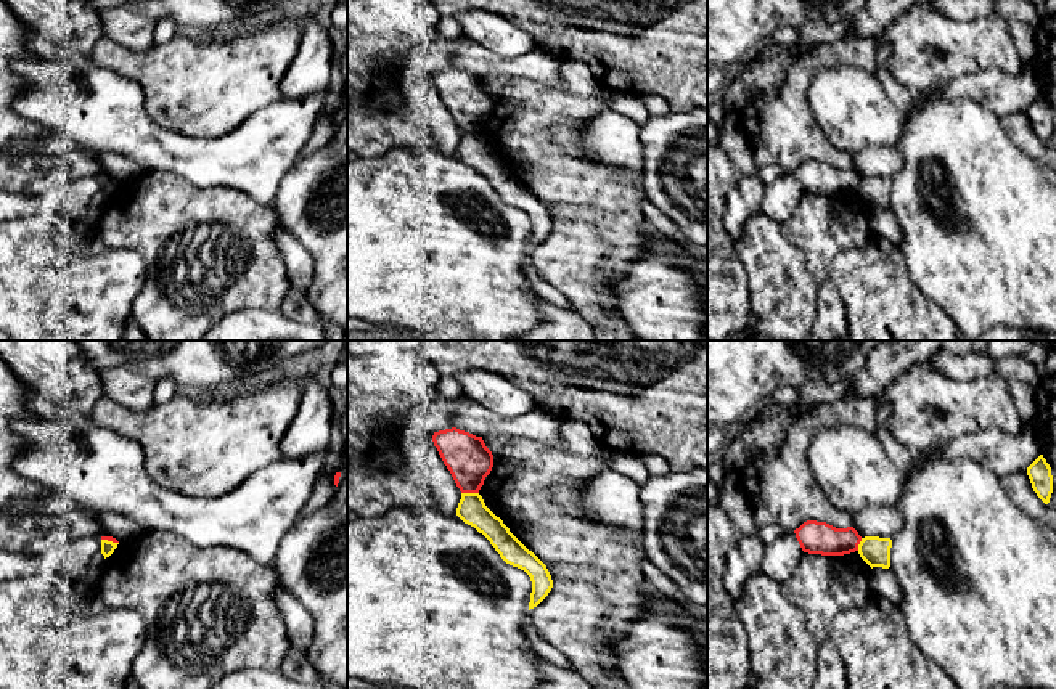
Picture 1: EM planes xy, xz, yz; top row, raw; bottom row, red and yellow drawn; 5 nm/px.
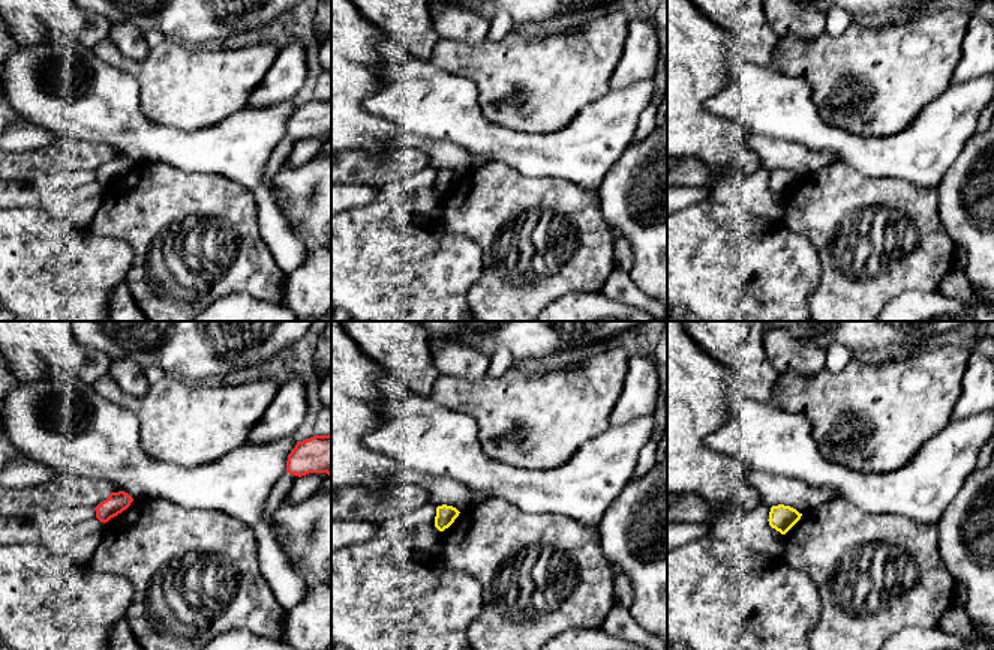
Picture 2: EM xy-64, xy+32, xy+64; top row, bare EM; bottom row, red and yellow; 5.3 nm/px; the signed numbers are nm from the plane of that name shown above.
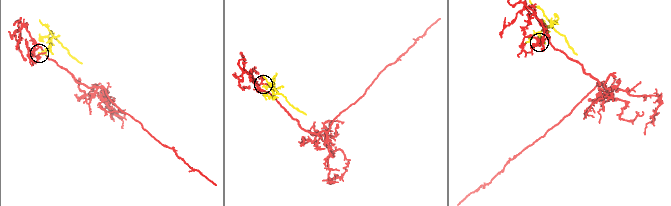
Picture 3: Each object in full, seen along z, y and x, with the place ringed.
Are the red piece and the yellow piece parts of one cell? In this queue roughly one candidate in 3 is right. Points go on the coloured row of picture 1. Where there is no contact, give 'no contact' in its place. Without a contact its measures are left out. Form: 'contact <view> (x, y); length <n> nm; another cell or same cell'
contact xz (470, 492); length 90 nm; another cell

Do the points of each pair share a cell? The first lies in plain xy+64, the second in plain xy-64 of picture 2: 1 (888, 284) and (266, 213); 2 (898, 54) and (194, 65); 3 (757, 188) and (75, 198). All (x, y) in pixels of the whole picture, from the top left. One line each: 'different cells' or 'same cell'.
1: different cells
2: same cell
3: different cells

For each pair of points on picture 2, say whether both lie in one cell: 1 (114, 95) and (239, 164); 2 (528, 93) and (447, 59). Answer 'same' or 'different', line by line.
1: same
2: same

